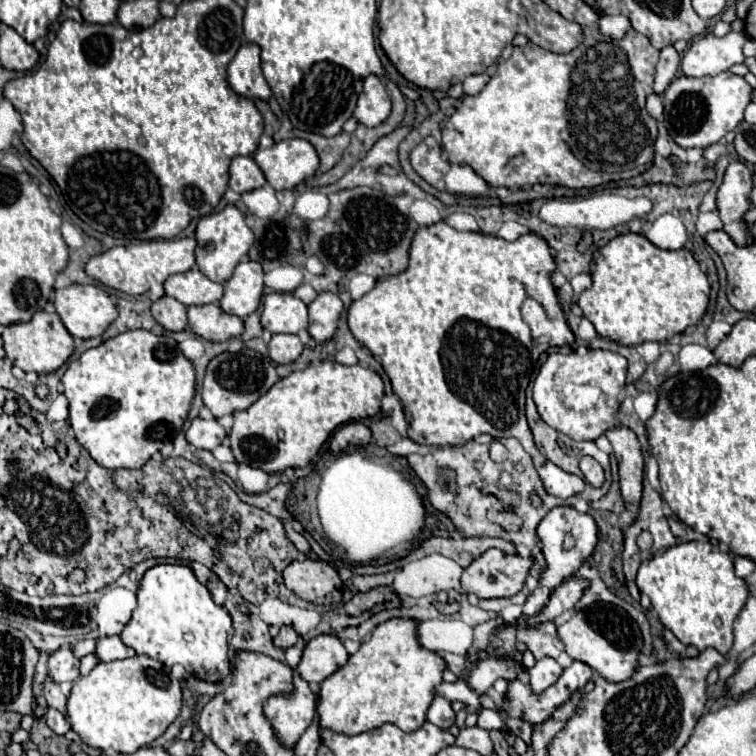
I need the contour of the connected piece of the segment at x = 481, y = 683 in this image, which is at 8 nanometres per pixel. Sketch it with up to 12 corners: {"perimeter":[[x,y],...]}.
{"perimeter":[[484,658],[466,672],[472,692],[484,694],[496,678],[516,680],[528,668],[510,658]]}

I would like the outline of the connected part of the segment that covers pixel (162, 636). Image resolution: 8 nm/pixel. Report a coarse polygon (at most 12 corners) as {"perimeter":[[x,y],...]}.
{"perimeter":[[158,564],[120,638],[204,682],[232,618],[188,566]]}

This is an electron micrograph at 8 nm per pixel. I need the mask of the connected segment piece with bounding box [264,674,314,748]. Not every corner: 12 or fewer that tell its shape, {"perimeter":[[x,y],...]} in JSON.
{"perimeter":[[294,676],[290,696],[272,696],[264,714],[278,742],[294,748],[311,722],[314,694]]}

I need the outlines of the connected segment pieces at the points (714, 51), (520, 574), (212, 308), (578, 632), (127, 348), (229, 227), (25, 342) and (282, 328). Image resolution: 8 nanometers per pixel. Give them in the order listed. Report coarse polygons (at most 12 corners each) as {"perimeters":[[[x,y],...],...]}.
{"perimeters":[[[746,34],[700,36],[686,50],[684,76],[726,72],[744,62]],[[490,548],[462,572],[478,598],[510,598],[532,558]],[[218,304],[188,306],[188,326],[210,342],[244,332]],[[614,604],[558,626],[572,660],[610,682],[638,666],[642,634]],[[132,330],[62,376],[76,440],[142,468],[180,434],[192,362]],[[234,204],[200,218],[196,266],[224,284],[254,244]],[[36,312],[2,332],[24,372],[56,372],[74,352],[58,314]],[[294,294],[264,296],[260,322],[272,334],[298,334],[308,308]]]}

